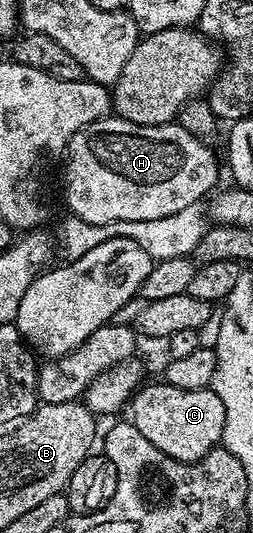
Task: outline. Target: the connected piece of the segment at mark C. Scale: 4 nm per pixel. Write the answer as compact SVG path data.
M163 380L157 382L157 386L141 385L132 395L130 399L132 426L138 428L138 432L142 432L142 436L146 436L146 440L154 444L154 448L166 452L166 456L179 462L197 462L202 456L206 456L206 452L219 447L224 436L226 410L222 408L222 400L218 400L216 393L210 388L187 390L186 388L174 388Z

